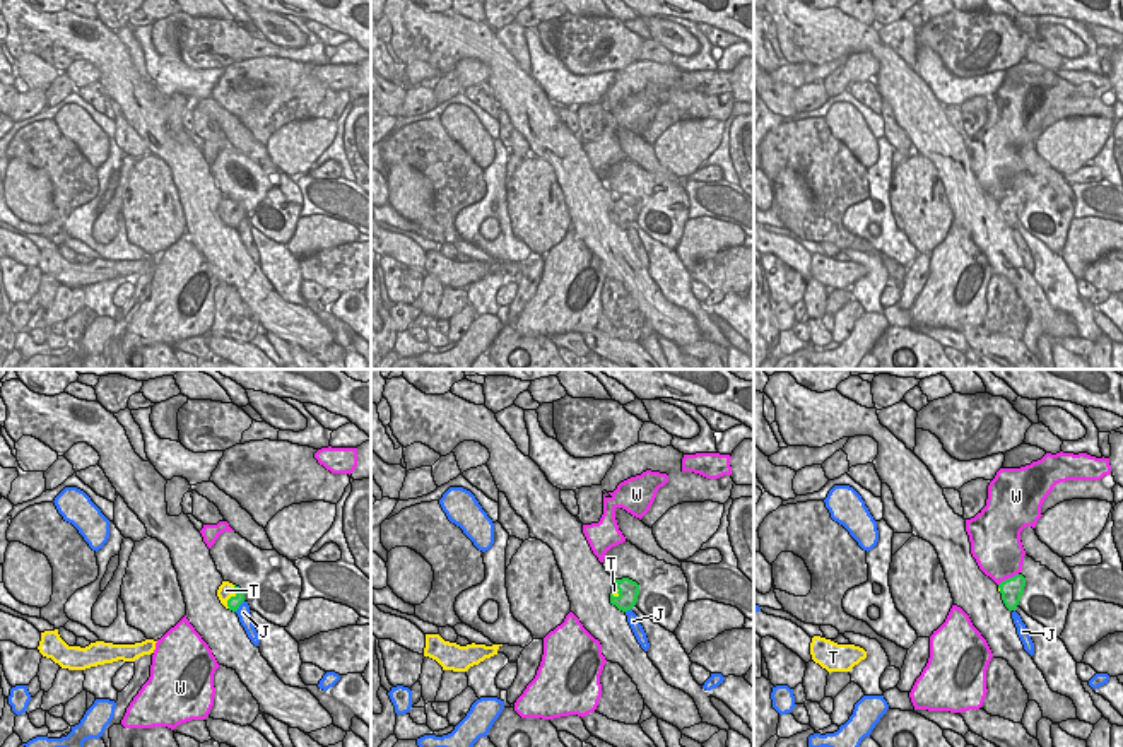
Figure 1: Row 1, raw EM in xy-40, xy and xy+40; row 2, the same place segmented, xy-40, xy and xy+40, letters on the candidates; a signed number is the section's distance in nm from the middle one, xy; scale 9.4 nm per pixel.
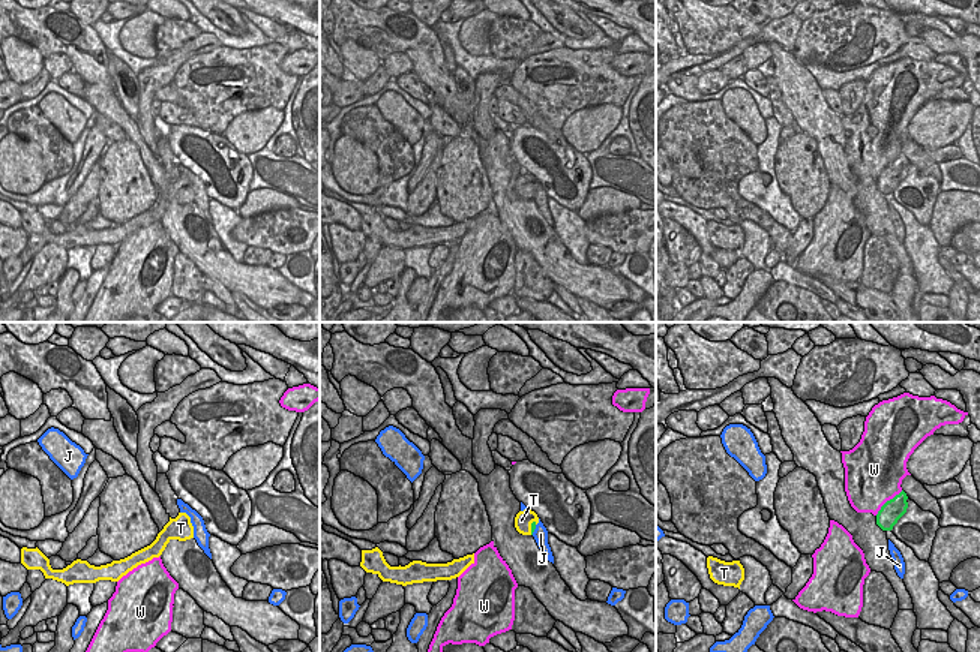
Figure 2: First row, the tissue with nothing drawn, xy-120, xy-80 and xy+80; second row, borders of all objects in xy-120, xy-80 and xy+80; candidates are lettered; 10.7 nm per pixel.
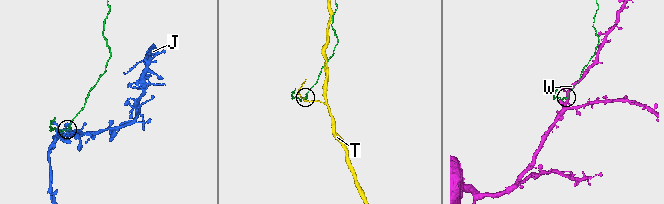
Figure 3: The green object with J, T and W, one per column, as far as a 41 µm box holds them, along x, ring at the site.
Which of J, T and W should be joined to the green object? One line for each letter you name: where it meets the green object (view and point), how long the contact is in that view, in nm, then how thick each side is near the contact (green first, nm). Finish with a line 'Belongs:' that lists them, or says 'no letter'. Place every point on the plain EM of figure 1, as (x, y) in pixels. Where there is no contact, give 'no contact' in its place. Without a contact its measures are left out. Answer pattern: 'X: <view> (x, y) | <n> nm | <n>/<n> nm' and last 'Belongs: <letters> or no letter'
T: xy-40 (231, 214) | 240 nm | 120/160 nm
Belongs: T

